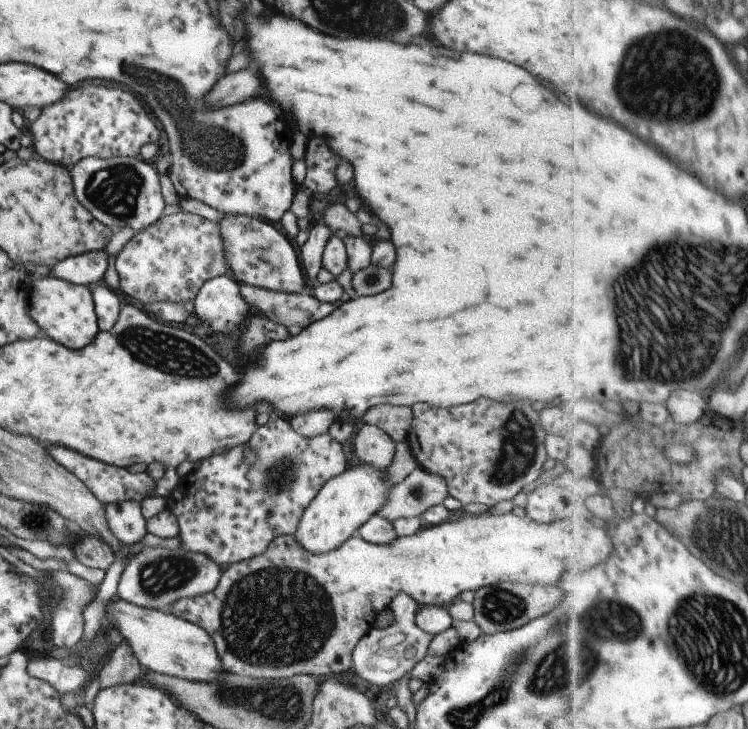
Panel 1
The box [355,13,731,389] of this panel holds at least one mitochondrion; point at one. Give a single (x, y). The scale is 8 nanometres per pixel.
(625, 83)

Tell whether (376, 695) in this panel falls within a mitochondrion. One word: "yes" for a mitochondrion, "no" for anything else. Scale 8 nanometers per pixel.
no

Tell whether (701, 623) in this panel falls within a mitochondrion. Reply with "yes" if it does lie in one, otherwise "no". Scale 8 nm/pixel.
yes

